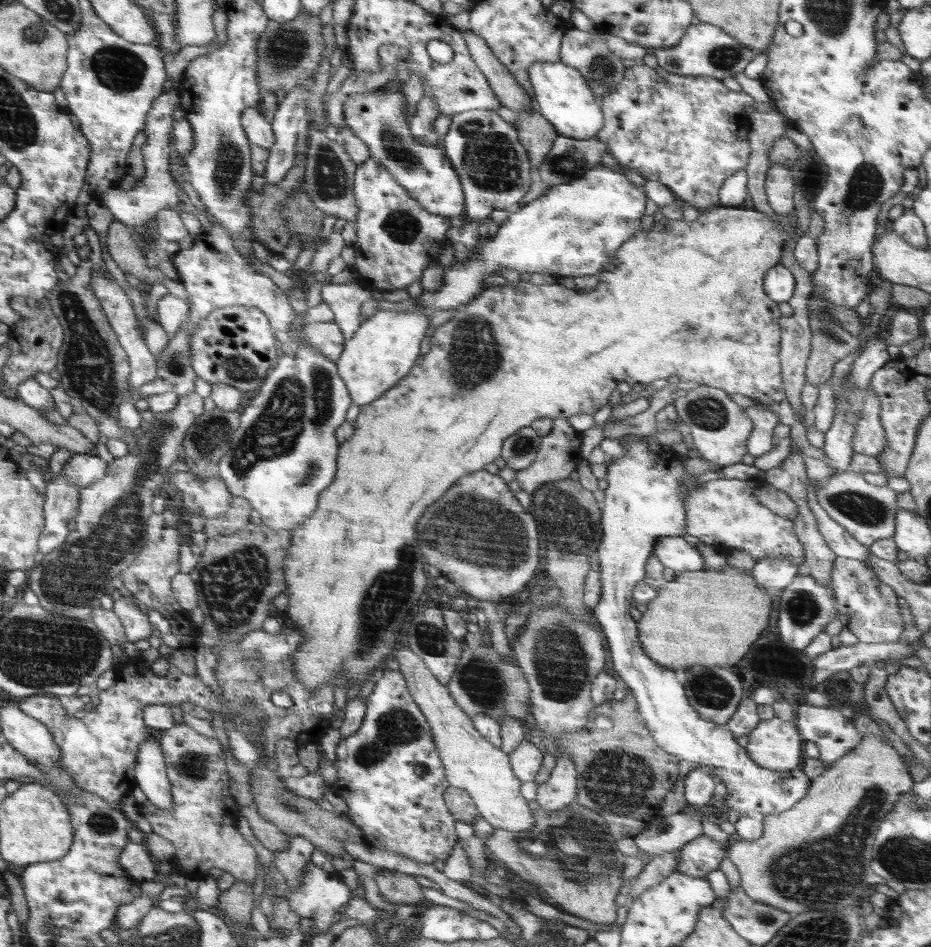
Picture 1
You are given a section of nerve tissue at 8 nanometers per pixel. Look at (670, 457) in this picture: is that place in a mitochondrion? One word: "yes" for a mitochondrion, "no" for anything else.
no

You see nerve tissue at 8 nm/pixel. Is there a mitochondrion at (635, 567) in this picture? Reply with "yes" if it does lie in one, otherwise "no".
no

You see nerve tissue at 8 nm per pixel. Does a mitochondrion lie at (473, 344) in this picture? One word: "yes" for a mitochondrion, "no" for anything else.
yes

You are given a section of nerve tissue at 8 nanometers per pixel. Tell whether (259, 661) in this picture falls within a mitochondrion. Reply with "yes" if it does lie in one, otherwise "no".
yes

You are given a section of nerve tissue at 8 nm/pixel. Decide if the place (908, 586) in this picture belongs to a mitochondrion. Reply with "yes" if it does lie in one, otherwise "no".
no

